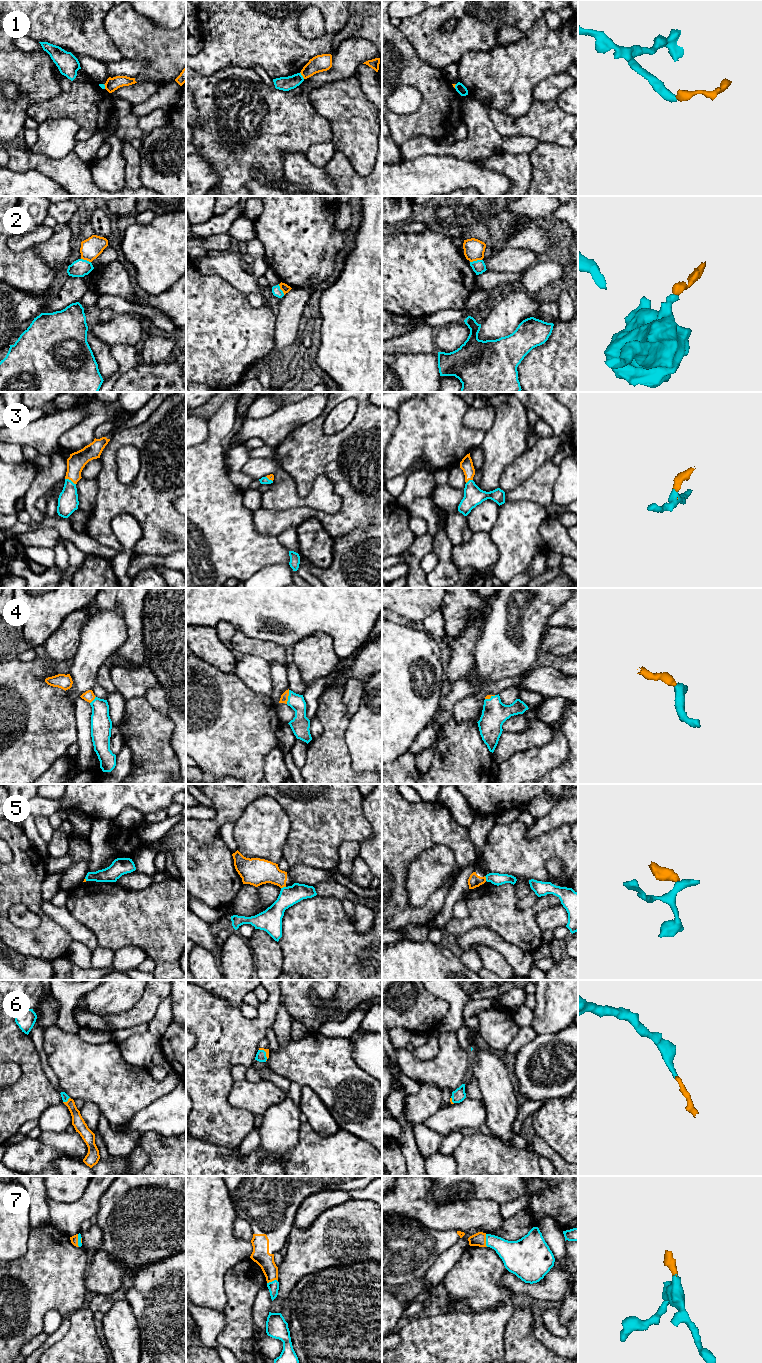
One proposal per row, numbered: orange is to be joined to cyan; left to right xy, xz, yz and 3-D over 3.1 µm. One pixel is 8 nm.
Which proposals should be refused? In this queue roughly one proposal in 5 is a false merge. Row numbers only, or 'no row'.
1, 2, 5

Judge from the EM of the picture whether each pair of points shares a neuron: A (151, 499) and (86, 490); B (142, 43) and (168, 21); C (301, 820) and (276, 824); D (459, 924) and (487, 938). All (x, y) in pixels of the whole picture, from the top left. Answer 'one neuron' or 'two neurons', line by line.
A: two neurons
B: two neurons
C: two neurons
D: two neurons

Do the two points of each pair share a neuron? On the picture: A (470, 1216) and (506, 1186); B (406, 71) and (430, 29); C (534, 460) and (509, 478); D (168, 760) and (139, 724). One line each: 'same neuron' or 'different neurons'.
A: different neurons
B: different neurons
C: same neuron
D: same neuron

